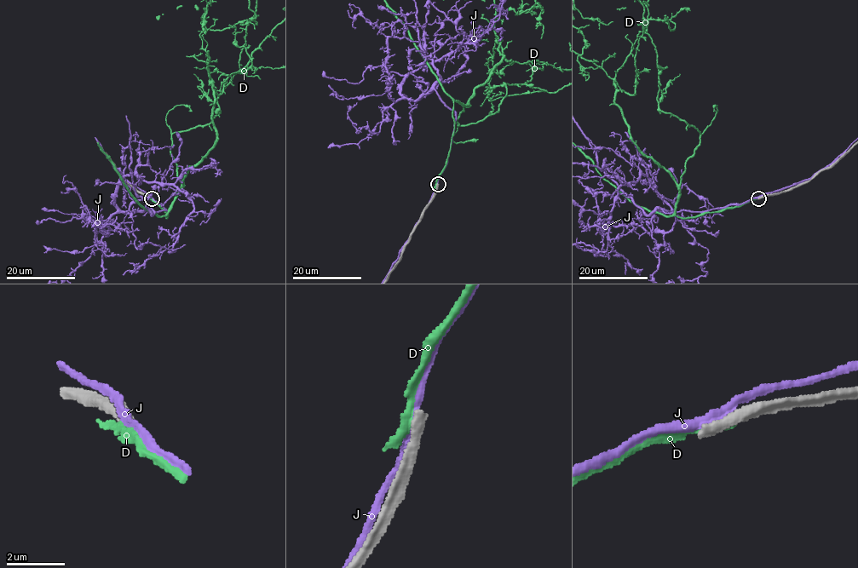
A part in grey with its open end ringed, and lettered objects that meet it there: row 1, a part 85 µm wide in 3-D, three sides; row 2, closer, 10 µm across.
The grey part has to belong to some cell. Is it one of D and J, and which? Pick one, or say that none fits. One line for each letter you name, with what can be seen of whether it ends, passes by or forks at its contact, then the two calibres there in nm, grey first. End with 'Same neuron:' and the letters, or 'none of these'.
Same neuron: none of these

